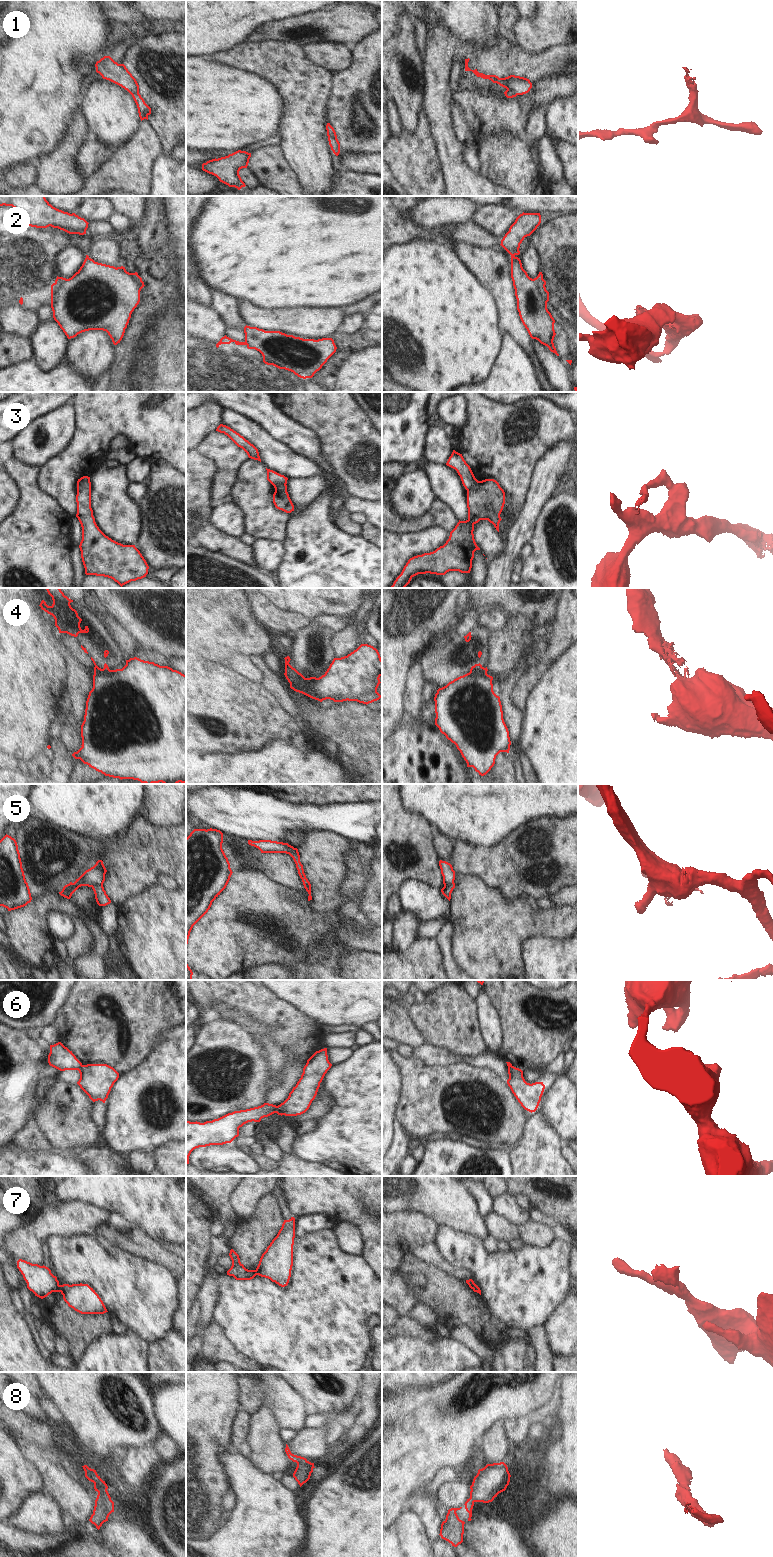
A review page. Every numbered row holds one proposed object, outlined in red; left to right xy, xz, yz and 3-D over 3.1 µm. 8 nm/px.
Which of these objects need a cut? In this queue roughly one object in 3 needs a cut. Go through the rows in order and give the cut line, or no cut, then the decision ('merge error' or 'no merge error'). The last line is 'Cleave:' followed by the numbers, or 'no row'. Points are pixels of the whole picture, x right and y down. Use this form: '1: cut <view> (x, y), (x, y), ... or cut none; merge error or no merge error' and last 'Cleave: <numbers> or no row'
1: cut xz (327, 133), (336, 137); merge error
2: cut xz (244, 342), (250, 346), (269, 348), (283, 360), (283, 368); merge error
3: cut xy (89, 480), (77, 484); merge error
4: cut yz (470, 671), (486, 673); merge error
5: cut xy (102, 884), (95, 884), (92, 887); merge error
6: cut xz (277, 1106), (275, 1112); merge error
7: cut xy (60, 1285), (59, 1291); merge error
8: cut none; no merge error
Cleave: 1, 2, 3, 4, 5, 6, 7

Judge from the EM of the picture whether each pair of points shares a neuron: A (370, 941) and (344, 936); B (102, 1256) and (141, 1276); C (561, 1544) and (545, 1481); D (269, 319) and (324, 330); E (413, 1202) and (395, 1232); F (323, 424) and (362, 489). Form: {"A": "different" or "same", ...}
{"A": "same", "B": "same", "C": "different", "D": "same", "E": "different", "F": "same"}

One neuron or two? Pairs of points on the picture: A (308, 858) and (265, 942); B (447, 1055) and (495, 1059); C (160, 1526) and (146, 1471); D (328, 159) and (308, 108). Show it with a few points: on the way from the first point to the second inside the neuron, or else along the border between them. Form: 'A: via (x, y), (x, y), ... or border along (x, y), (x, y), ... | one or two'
A: via (319, 888), (319, 912), (296, 935), (294, 950) | one
B: via (459, 1059), (483, 1060) | one
C: border along (161, 1464), (159, 1475), (151, 1485), (146, 1487) | two
D: via (315, 146), (308, 139), (308, 121) | one

